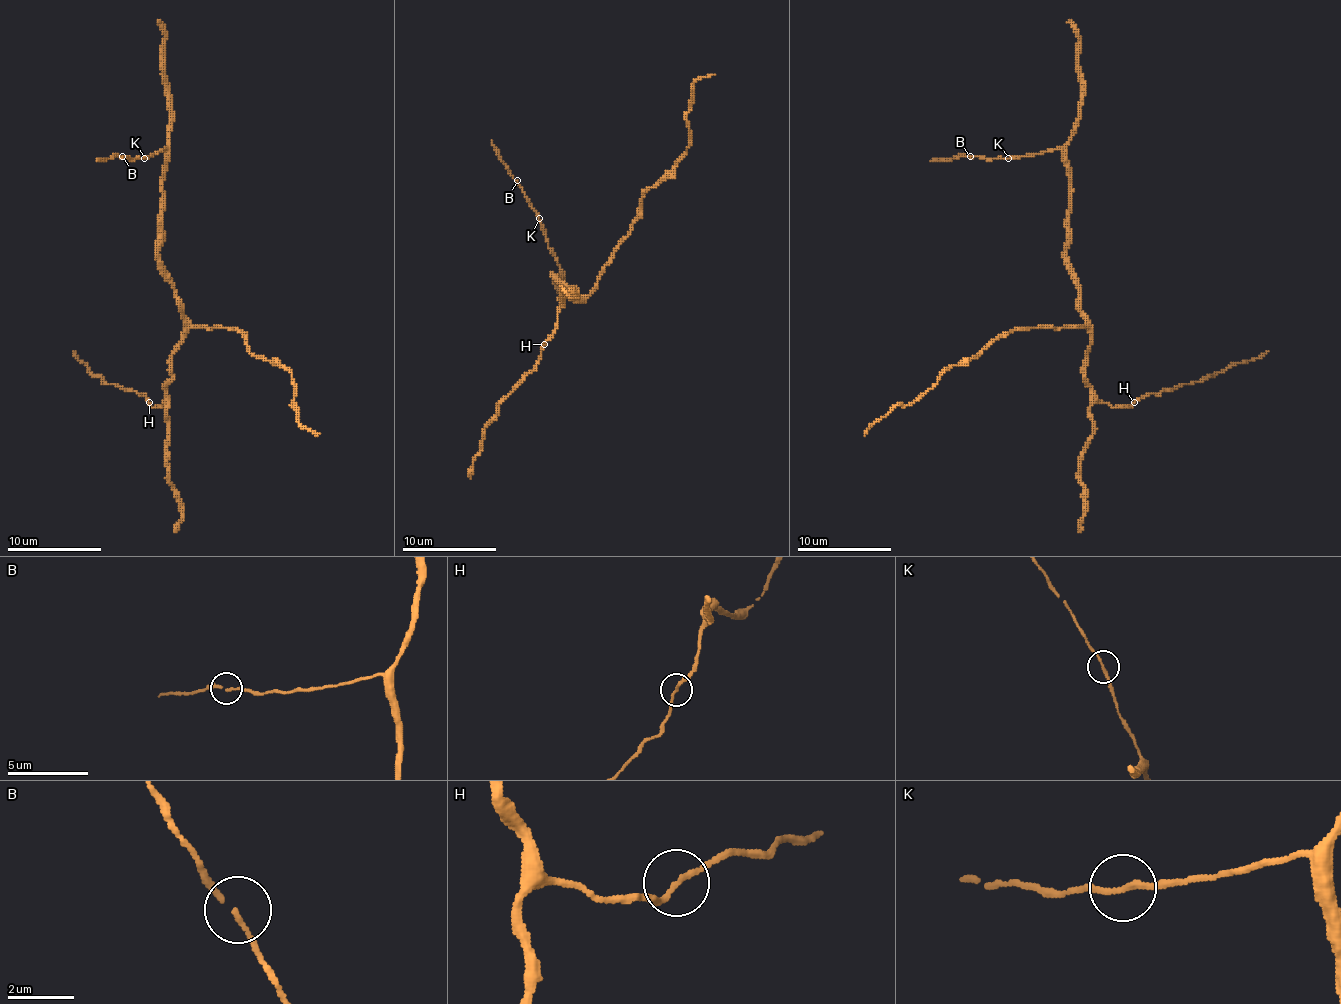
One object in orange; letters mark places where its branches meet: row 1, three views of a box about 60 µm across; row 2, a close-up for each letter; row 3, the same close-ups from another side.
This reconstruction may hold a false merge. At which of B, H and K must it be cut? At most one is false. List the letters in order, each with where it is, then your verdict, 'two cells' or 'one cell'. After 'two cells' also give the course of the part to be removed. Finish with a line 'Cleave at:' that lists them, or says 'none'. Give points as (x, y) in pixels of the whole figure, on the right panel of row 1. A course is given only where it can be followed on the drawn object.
B: at (970, 156); one cell
H: at (1134, 402); one cell
K: at (1008, 158); one cell
Cleave at: none

